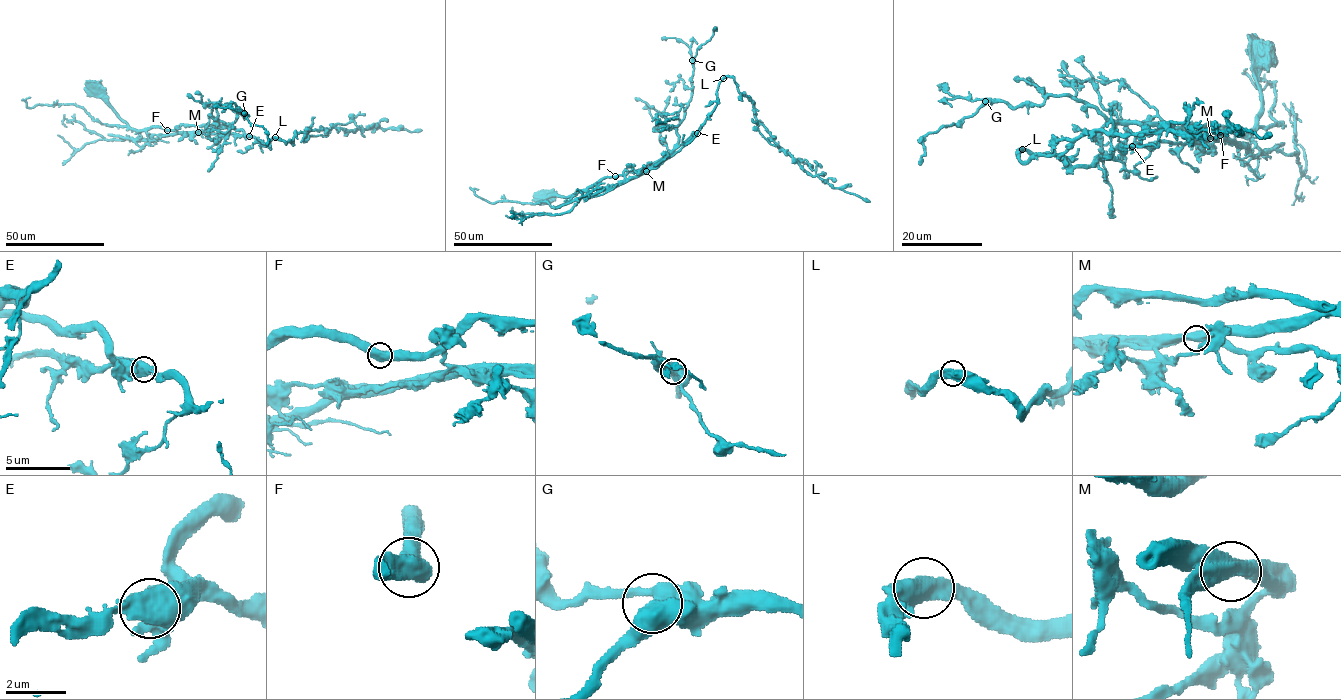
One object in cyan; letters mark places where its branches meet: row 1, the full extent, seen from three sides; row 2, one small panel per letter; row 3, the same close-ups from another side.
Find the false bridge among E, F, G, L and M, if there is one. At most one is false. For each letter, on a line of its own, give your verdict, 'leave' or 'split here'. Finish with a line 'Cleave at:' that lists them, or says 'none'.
E: leave
F: leave
G: leave
L: leave
M: split here
Cleave at: M

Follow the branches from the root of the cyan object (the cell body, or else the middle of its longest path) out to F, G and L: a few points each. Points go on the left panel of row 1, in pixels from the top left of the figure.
F: (97, 89), (130, 127), (137, 130), (163, 127), (167, 130)
G: (97, 89), (115, 112), (137, 130), (175, 130), (182, 125), (228, 126), (241, 111), (244, 113)
L: (97, 89), (115, 112), (137, 130), (163, 127), (180, 132), (238, 134), (268, 146), (275, 137)

